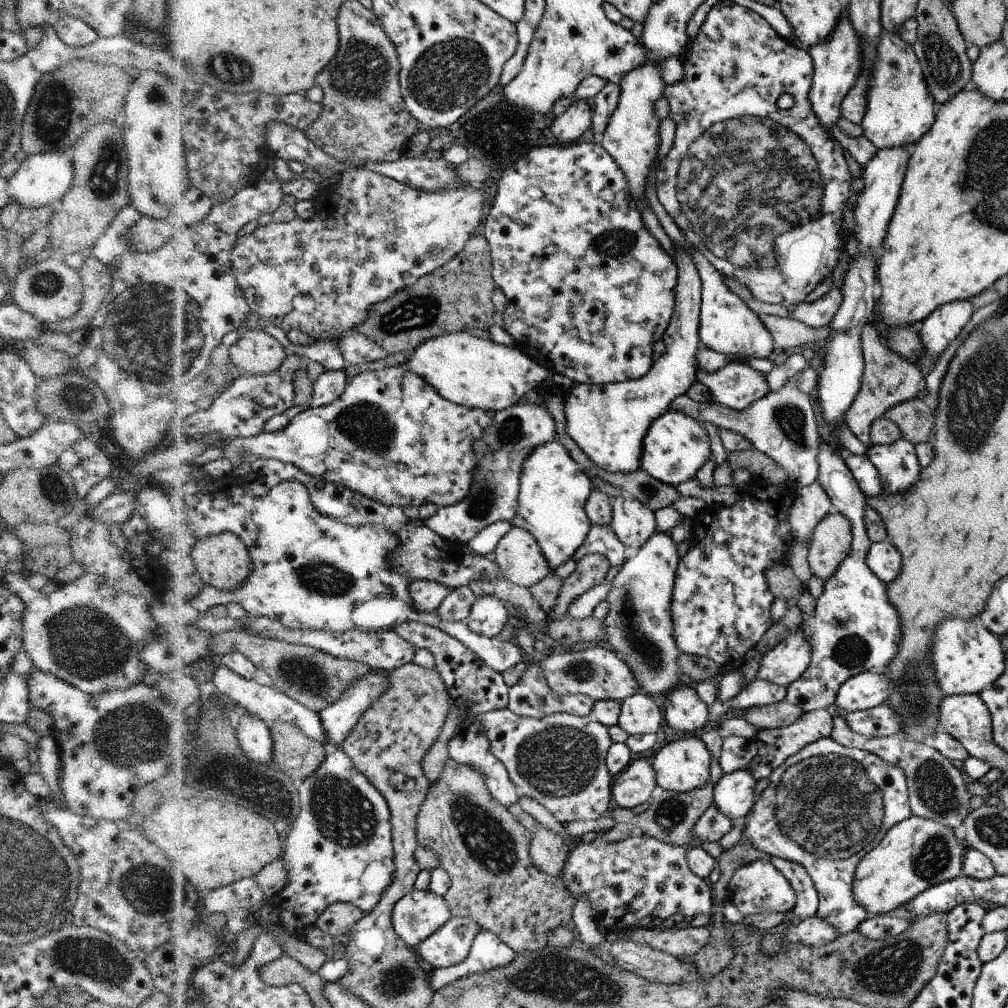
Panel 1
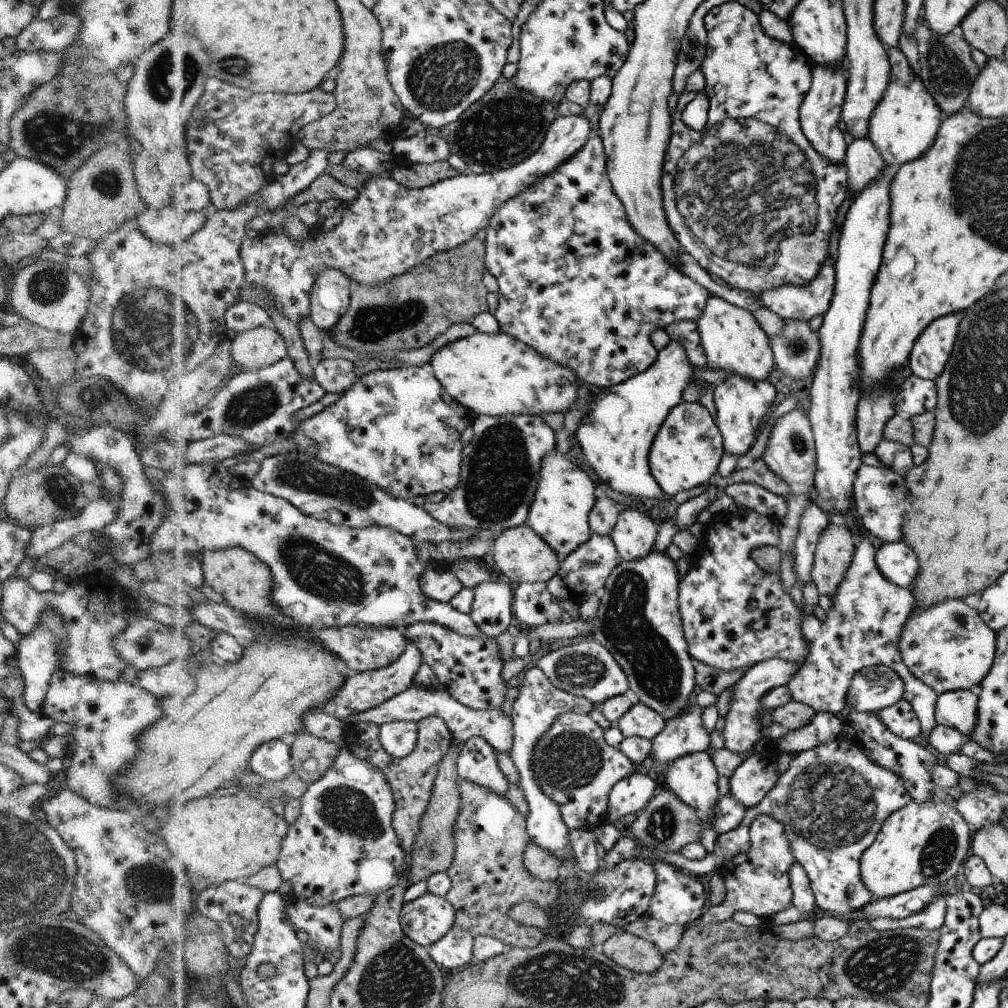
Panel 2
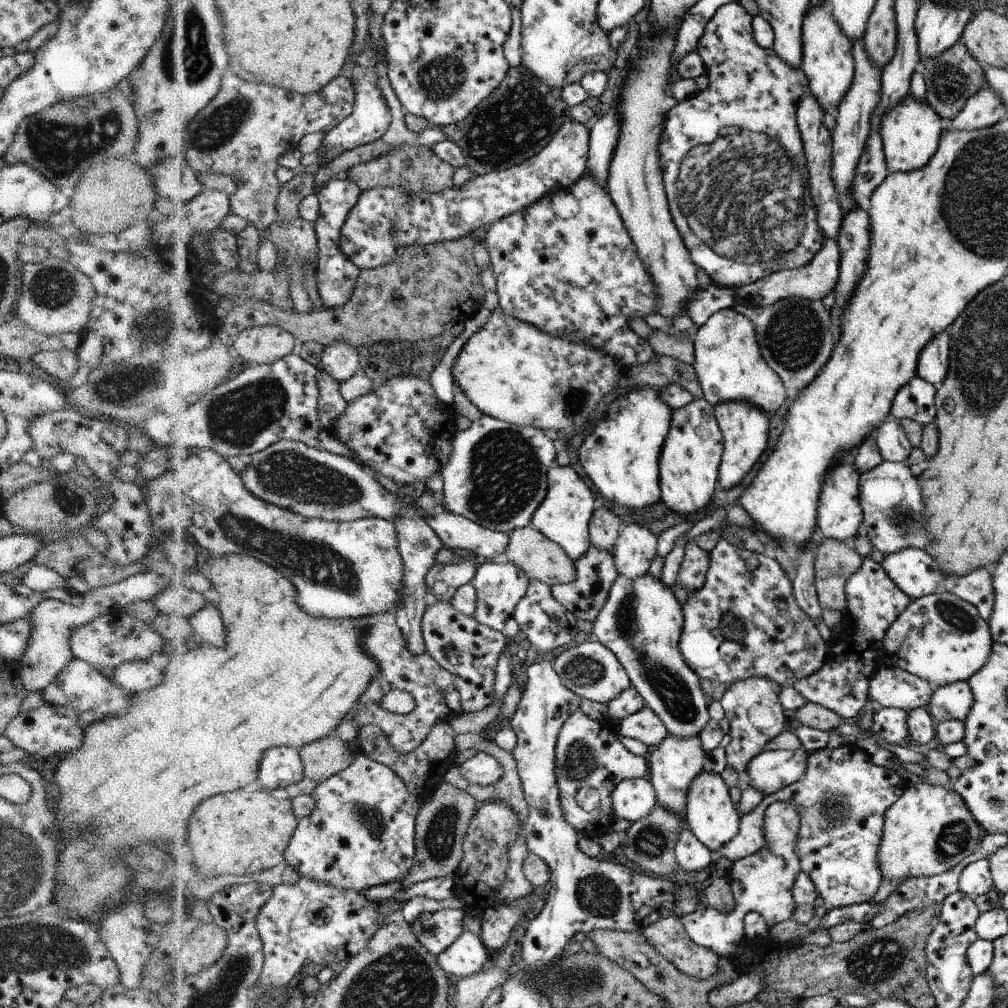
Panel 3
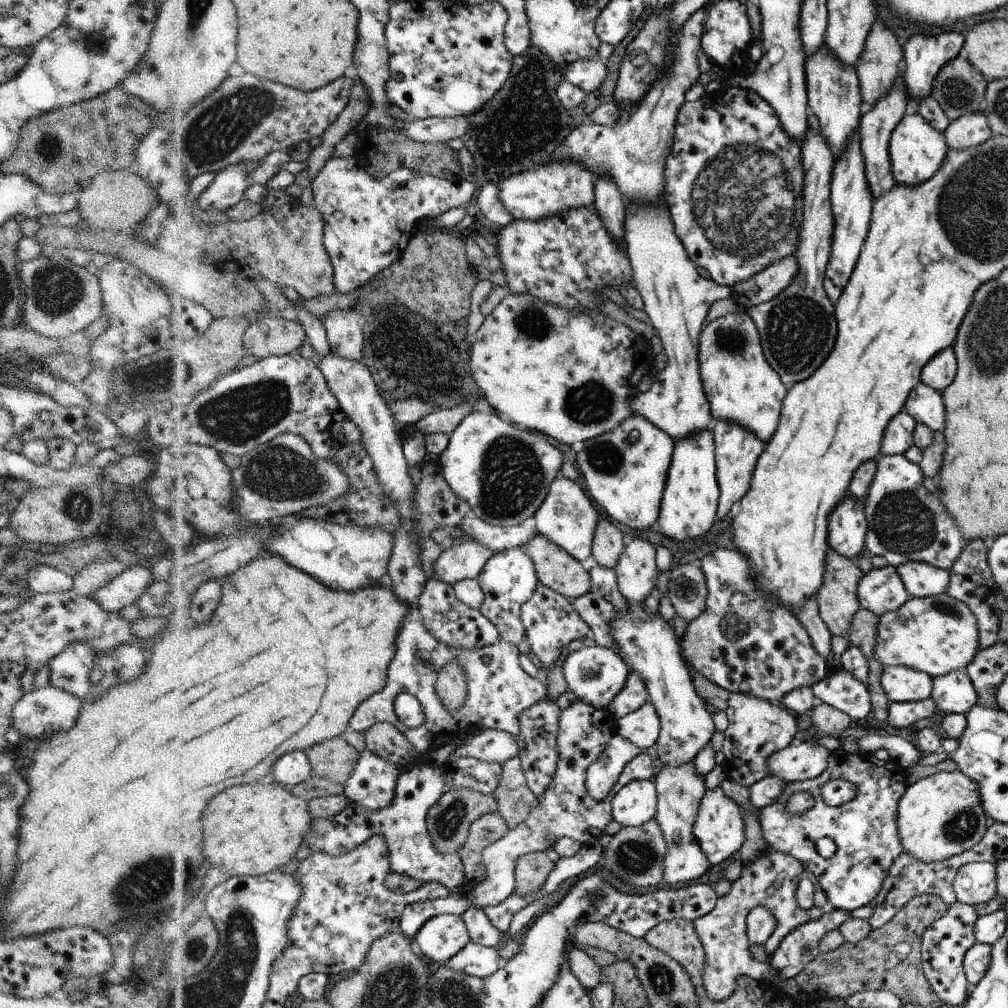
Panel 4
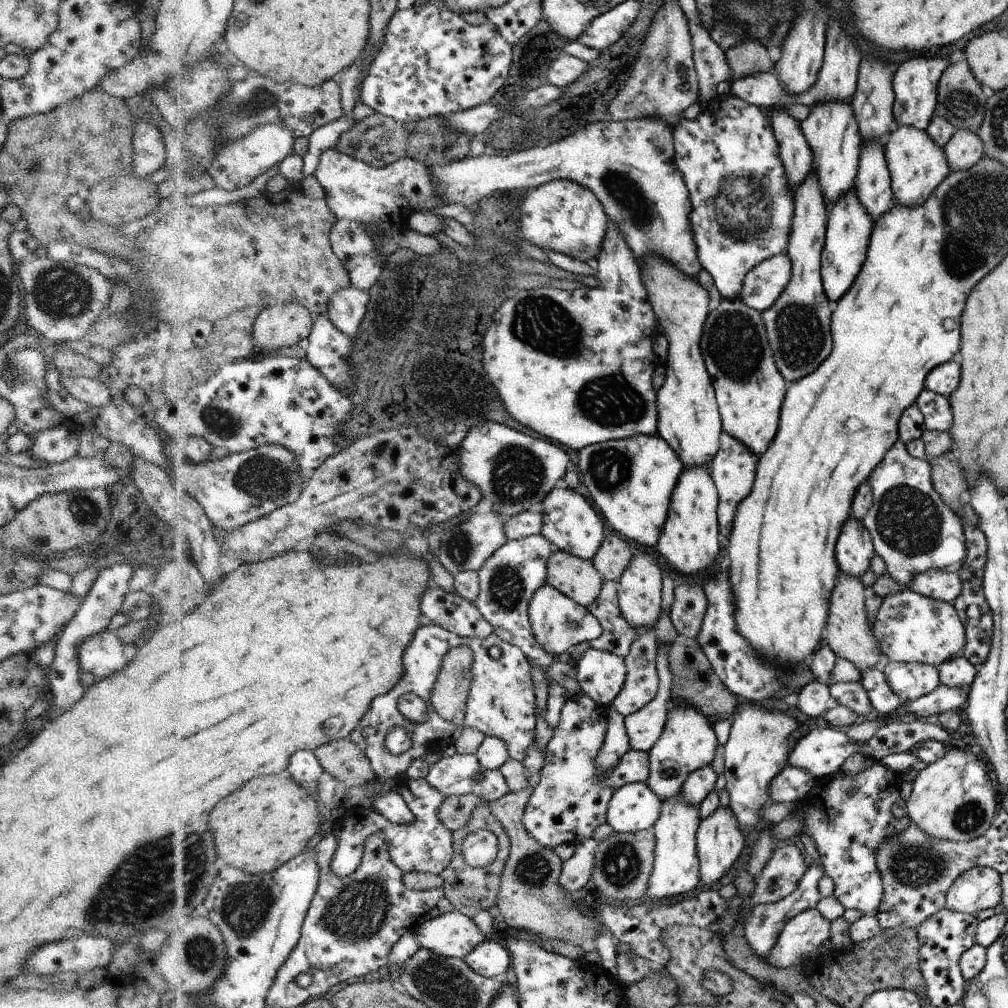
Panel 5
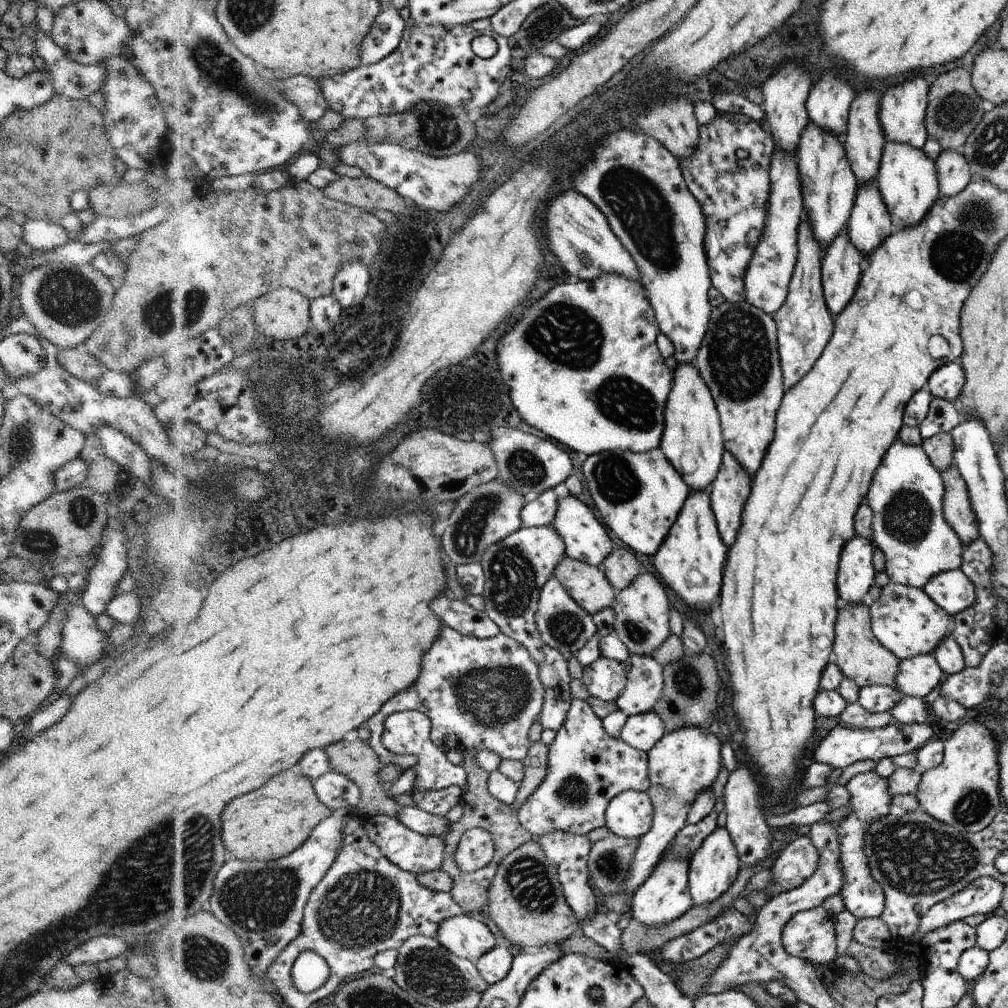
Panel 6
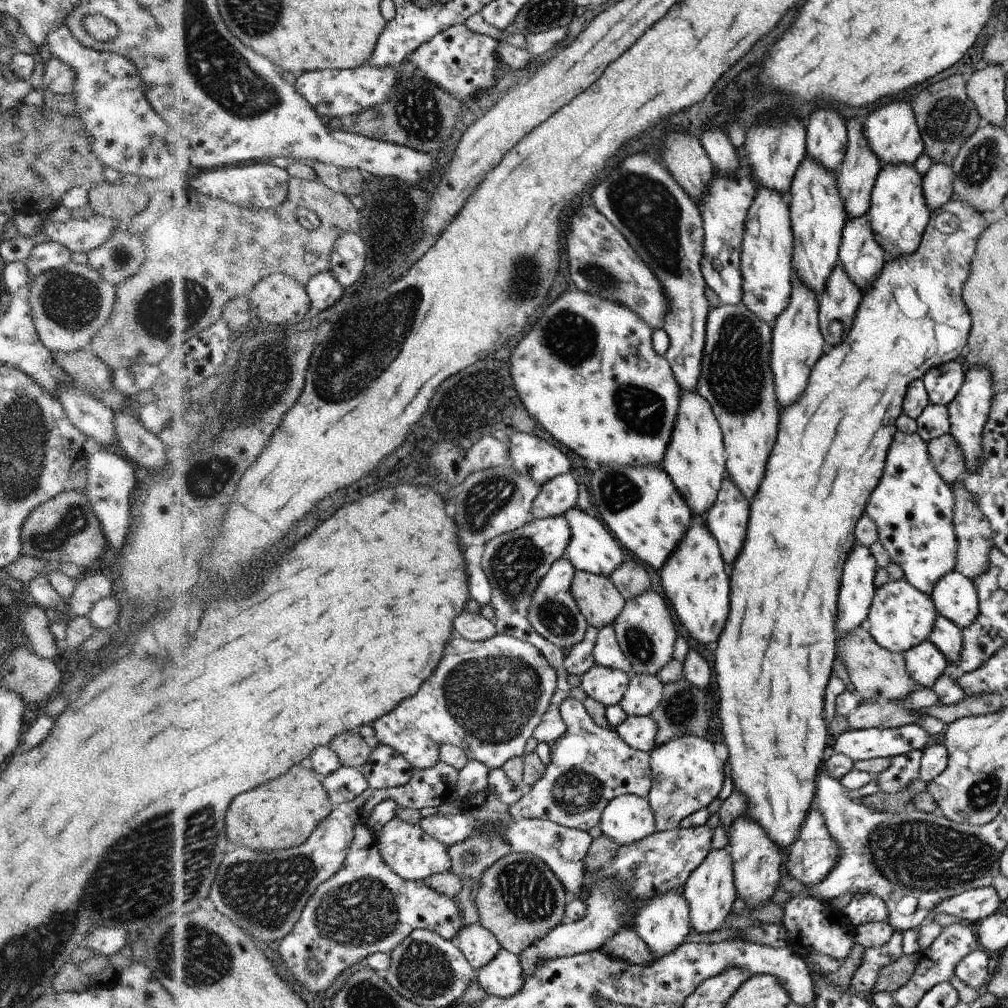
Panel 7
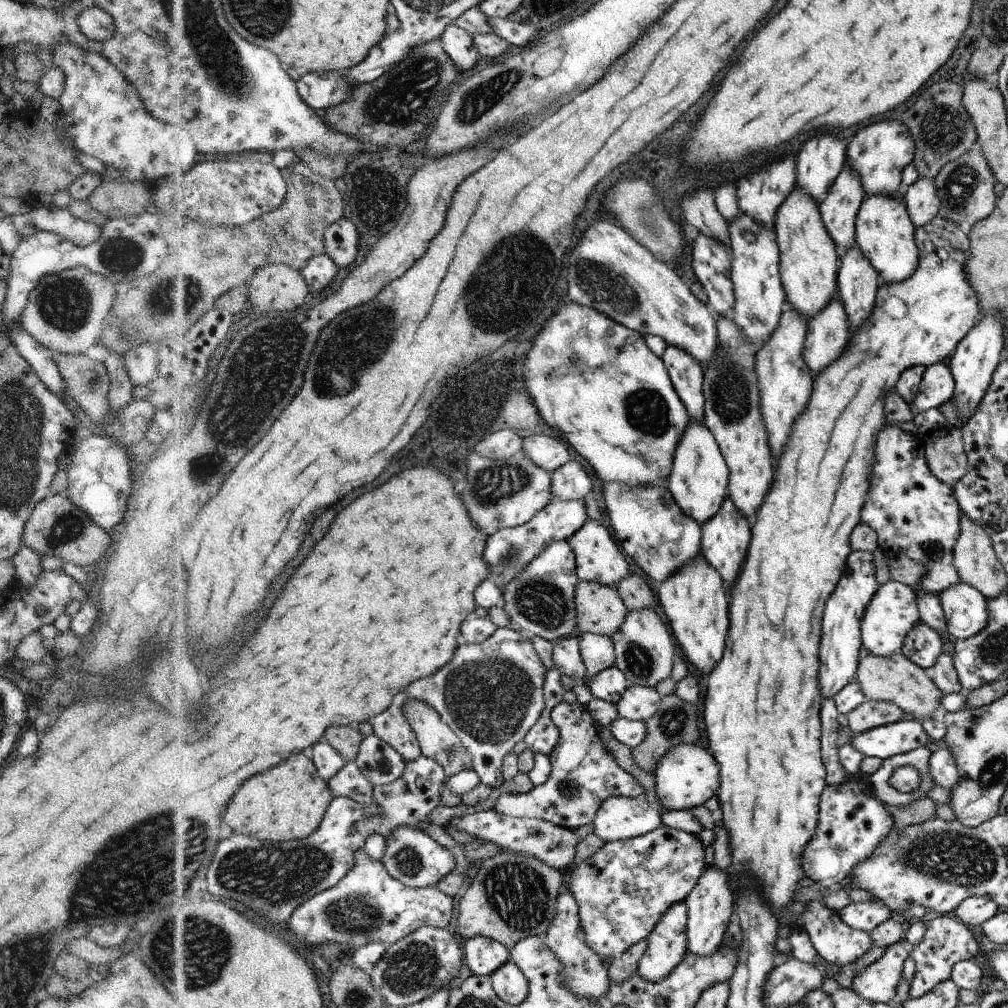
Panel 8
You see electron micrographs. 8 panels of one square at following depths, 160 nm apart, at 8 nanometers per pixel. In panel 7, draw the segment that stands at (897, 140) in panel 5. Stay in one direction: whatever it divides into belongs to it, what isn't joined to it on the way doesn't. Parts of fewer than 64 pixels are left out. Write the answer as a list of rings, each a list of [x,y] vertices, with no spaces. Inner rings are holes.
[[[886,163],[881,167],[867,216],[887,260],[913,253],[921,244],[932,214],[923,193],[923,180],[924,176],[918,172],[915,163]]]

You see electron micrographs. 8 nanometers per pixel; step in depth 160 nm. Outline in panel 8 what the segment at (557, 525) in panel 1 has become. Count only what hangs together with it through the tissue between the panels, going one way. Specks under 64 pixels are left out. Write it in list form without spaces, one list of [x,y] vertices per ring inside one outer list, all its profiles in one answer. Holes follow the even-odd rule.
[[[589,519],[574,533],[567,542],[573,547],[576,555],[577,575],[580,581],[594,581],[606,586],[616,586],[620,580],[630,574],[628,562],[620,550],[620,546],[610,536],[608,528],[599,520]]]

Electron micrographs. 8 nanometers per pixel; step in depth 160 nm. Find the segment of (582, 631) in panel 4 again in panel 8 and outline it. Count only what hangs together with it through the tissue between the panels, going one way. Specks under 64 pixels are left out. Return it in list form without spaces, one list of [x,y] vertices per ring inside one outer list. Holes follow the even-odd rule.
[[[567,541],[553,542],[520,574],[517,574],[502,590],[504,606],[512,624],[518,626],[523,633],[536,635],[550,642],[557,642],[578,633],[576,588],[580,584],[577,575],[576,555]]]

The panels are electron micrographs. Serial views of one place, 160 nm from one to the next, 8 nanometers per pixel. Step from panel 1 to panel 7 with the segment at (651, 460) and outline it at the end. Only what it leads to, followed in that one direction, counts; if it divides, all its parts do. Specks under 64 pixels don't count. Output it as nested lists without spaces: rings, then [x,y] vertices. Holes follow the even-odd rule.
[[[693,515],[681,544],[660,569],[660,584],[690,636],[702,644],[710,644],[712,640],[718,640],[728,616],[730,580],[722,562],[721,550],[718,550],[719,544],[705,522],[705,516]]]

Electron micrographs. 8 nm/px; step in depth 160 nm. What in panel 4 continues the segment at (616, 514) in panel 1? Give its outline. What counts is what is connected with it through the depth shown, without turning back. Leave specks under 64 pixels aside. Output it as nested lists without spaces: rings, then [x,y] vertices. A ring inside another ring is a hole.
[[[626,538],[618,562],[613,566],[620,592],[630,603],[643,602],[658,580],[654,546],[642,538]]]

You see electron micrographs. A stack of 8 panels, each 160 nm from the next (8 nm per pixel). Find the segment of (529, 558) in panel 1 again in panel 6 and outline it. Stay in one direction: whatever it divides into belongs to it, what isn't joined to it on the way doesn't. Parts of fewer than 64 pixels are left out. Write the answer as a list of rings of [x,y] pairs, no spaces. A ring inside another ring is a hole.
[[[565,555],[552,574],[591,615],[610,607],[614,588],[602,568]]]

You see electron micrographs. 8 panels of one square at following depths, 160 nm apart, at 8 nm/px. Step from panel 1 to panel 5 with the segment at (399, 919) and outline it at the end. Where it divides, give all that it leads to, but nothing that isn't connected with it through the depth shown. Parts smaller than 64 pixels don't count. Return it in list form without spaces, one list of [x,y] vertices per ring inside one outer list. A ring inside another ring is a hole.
[[[456,910],[426,921],[416,934],[421,948],[459,959],[486,940],[477,923]]]

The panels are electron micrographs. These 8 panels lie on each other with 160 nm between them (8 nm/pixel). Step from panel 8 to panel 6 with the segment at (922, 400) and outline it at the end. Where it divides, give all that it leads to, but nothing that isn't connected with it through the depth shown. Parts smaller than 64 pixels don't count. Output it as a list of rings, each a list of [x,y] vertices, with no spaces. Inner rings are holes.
[[[950,362],[950,364],[942,366],[942,370],[938,370],[938,374],[934,374],[934,378],[930,376],[926,388],[934,397],[956,402],[957,398],[962,394],[964,384],[964,368],[959,364]]]

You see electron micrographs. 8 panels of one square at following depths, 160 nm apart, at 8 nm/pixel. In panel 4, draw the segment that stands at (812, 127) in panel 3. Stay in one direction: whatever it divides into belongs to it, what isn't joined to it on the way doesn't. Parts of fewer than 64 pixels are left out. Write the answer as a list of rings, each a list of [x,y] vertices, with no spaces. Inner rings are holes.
[[[808,128],[802,141],[803,163],[805,164],[805,197],[804,214],[801,234],[799,235],[798,250],[794,256],[799,262],[799,273],[792,285],[784,290],[778,297],[763,302],[760,305],[748,307],[745,312],[750,315],[754,322],[758,322],[757,331],[762,334],[762,350],[766,350],[766,362],[782,374],[781,381],[790,388],[812,376],[818,366],[826,360],[830,350],[834,348],[836,342],[836,318],[834,318],[833,301],[828,300],[824,288],[825,272],[828,261],[830,260],[833,234],[835,227],[834,213],[830,210],[830,174],[834,166],[834,156],[832,150],[828,148],[828,141],[821,132],[813,131]]]

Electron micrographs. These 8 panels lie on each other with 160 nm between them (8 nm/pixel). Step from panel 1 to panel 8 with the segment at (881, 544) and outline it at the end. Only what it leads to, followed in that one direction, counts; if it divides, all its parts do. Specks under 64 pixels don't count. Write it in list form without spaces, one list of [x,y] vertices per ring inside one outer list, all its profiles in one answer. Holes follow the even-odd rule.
[[[960,581],[938,596],[953,641],[973,637],[988,625],[988,599],[975,586]]]

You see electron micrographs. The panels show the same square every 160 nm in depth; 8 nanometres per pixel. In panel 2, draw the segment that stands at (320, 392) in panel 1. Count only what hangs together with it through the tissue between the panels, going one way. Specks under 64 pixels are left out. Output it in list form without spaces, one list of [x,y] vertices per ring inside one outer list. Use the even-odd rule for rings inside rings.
[[[324,359],[316,363],[316,380],[334,394],[344,394],[357,381],[356,363],[345,359]]]

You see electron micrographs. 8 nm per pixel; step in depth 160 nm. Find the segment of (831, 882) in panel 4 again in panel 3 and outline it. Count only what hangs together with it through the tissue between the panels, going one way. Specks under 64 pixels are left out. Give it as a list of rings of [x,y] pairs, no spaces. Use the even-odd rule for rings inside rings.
[[[854,742],[844,744],[835,749],[818,749],[809,752],[808,766],[805,773],[792,785],[780,789],[777,793],[764,795],[763,801],[758,804],[752,813],[741,815],[739,833],[721,849],[713,851],[714,862],[721,858],[729,861],[749,857],[765,845],[764,820],[766,809],[778,801],[794,803],[799,811],[800,828],[797,838],[797,854],[801,859],[801,870],[813,879],[814,886],[820,898],[835,908],[865,903],[874,898],[878,892],[882,875],[878,866],[876,853],[880,844],[885,812],[904,794],[907,780],[902,780],[896,772],[870,762],[868,755]]]

